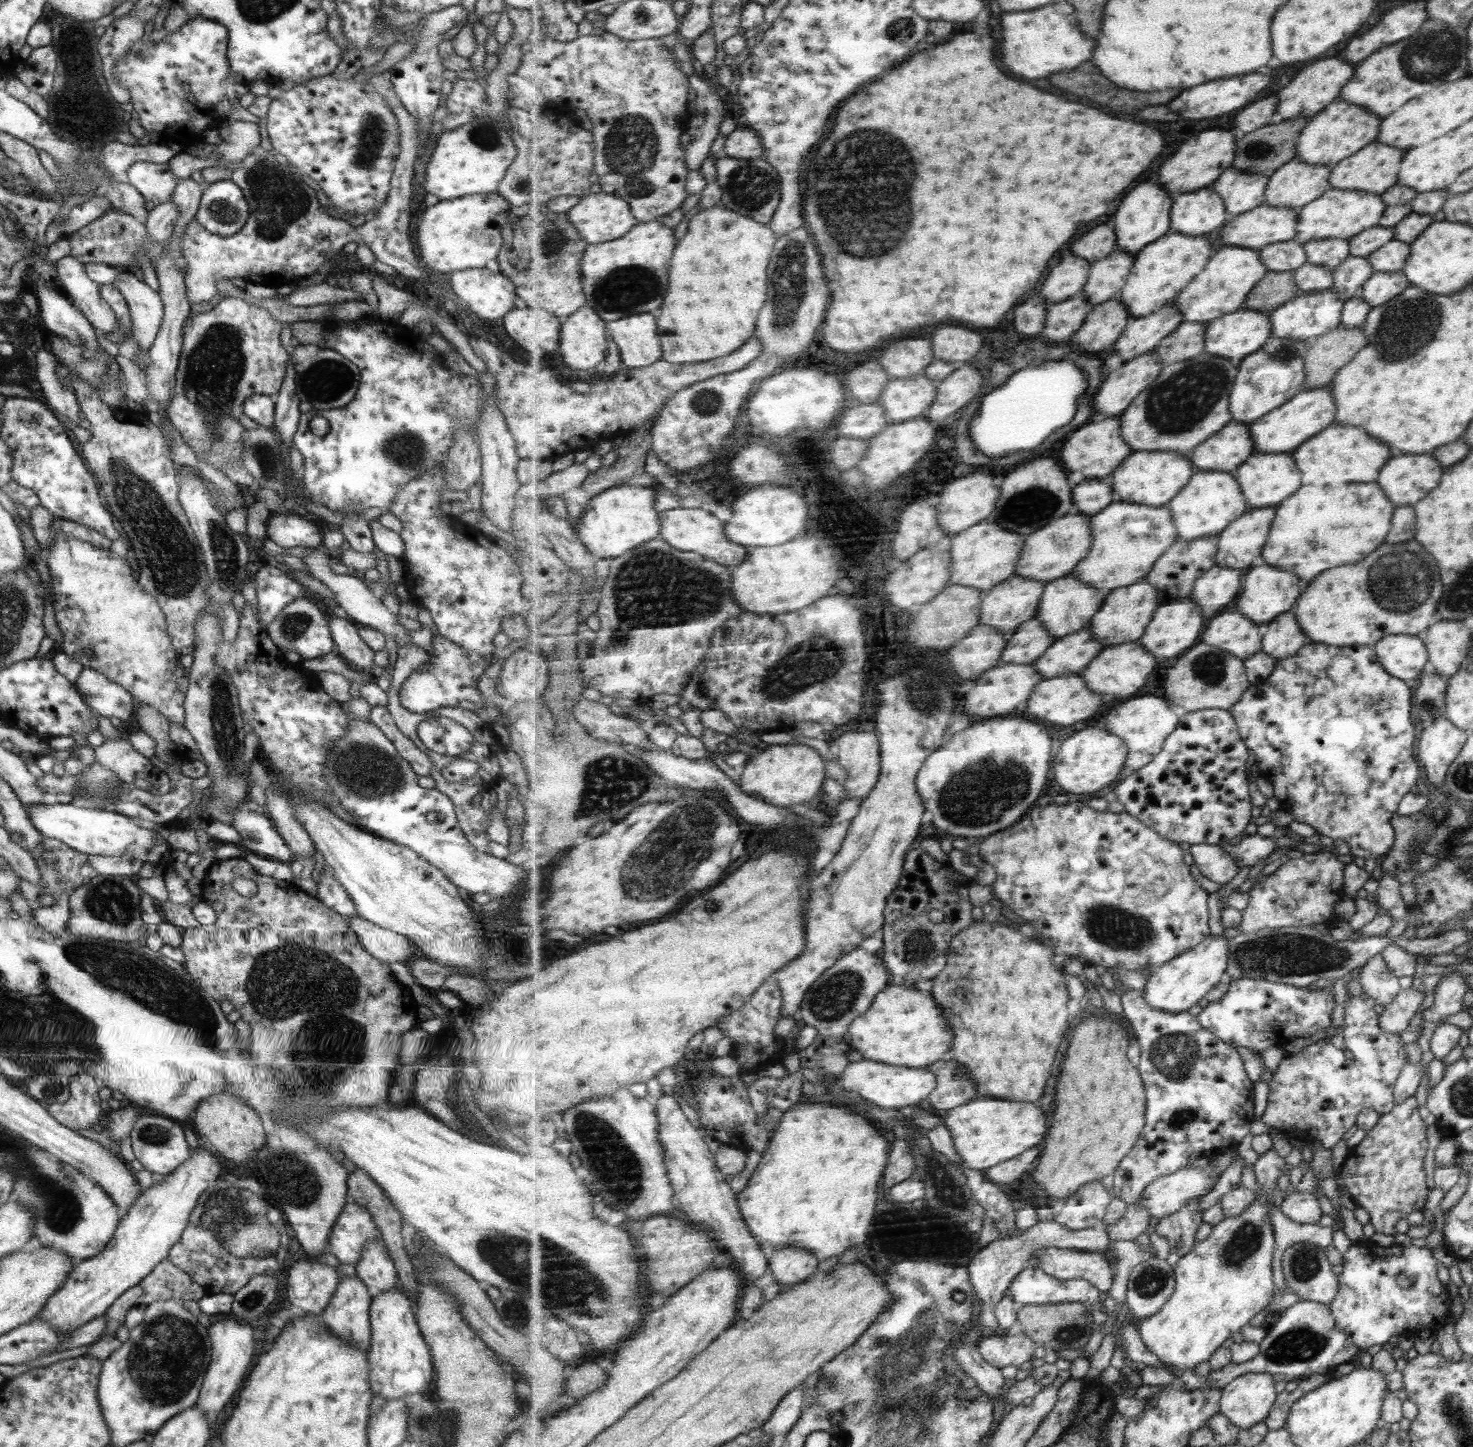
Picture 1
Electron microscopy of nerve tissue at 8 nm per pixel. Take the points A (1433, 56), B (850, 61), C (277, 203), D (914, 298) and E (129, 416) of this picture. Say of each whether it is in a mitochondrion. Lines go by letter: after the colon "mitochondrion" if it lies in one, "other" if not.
A: mitochondrion
B: other
C: mitochondrion
D: other
E: other

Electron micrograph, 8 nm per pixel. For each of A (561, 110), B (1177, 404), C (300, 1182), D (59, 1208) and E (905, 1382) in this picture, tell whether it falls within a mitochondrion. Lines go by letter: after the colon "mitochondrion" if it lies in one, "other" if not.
A: other
B: mitochondrion
C: mitochondrion
D: mitochondrion
E: mitochondrion

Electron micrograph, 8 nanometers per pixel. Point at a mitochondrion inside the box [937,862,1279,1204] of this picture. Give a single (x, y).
(1114, 927)

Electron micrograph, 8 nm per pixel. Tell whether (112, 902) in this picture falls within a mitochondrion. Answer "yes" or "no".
yes

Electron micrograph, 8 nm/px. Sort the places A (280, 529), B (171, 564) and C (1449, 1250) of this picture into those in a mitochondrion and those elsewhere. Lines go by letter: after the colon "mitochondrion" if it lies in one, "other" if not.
A: other
B: mitochondrion
C: other

